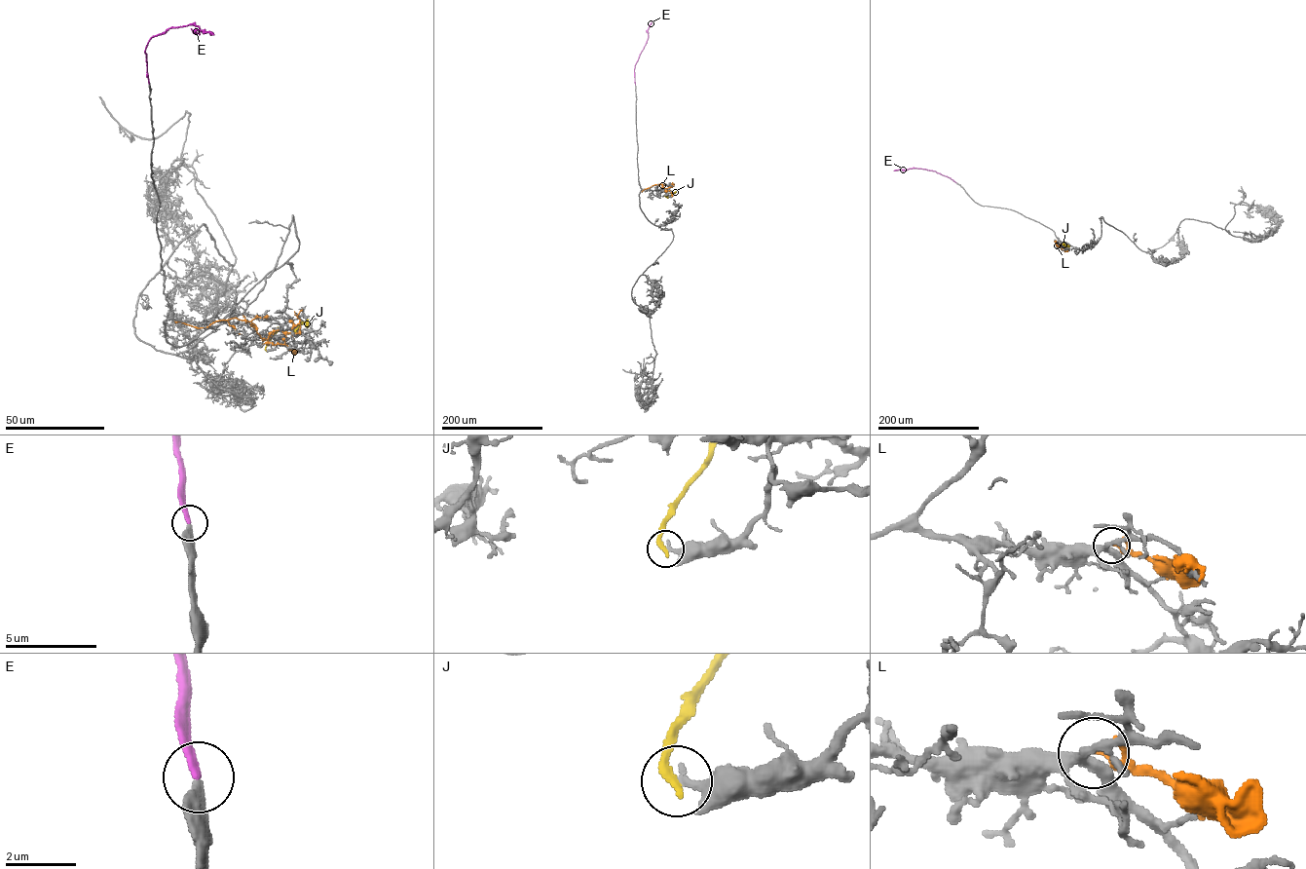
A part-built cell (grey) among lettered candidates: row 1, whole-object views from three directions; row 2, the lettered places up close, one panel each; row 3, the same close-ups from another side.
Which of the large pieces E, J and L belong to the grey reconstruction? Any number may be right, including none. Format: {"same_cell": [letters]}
{"same_cell": ["E"]}

